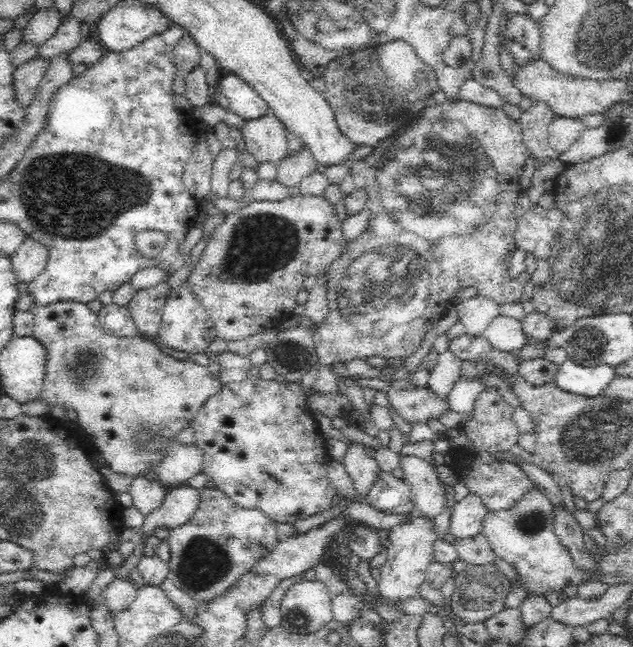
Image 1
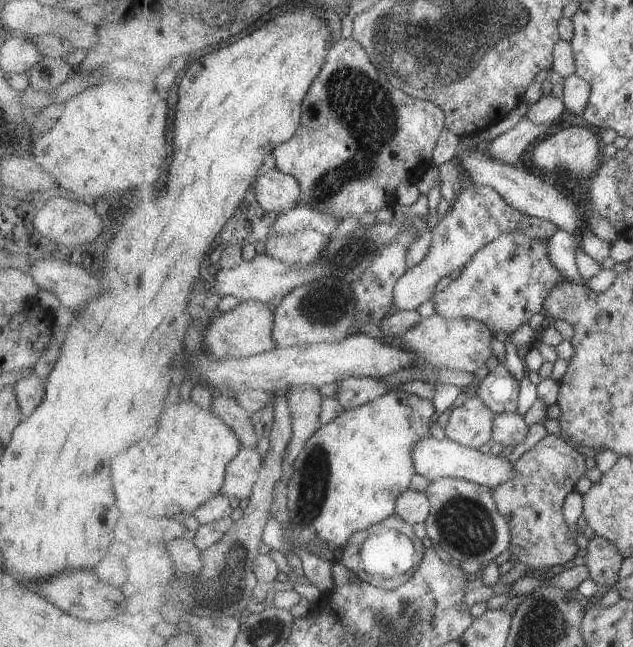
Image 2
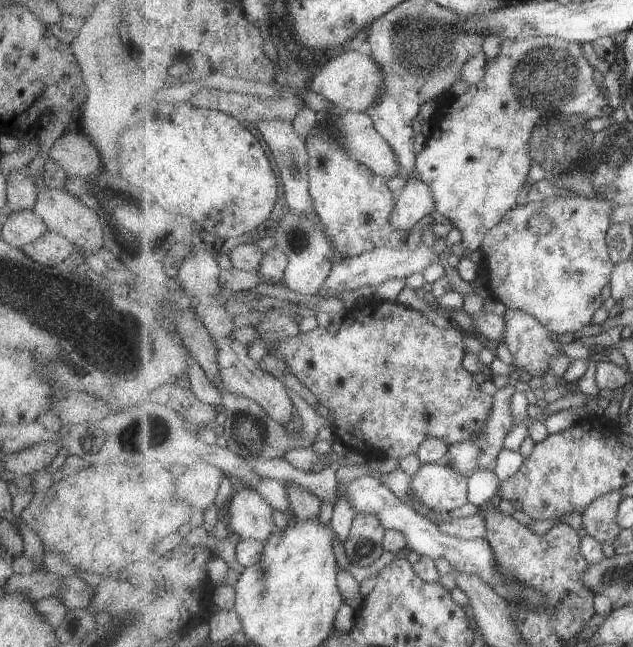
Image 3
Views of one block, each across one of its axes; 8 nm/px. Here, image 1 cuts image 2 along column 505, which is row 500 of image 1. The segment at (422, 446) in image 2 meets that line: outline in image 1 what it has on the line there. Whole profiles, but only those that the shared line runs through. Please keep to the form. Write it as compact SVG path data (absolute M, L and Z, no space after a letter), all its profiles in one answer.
M468 493L451 510L450 533L456 538L472 538L482 533L482 520L488 512L477 494Z

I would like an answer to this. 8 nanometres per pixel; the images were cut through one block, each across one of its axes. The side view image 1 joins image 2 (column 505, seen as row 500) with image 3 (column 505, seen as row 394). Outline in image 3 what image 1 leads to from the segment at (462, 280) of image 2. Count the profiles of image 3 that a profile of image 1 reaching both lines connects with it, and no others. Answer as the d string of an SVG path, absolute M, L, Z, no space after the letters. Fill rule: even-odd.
M569 196L557 198L531 197L527 204L517 205L505 218L493 226L481 249L484 261L480 263L477 276L487 280L488 289L507 306L520 309L535 316L545 328L553 333L575 333L593 324L593 316L603 306L603 288L611 283L615 264L609 256L606 235L611 226L611 214L616 205L604 197ZM535 212L543 212L555 220L555 228L545 234L533 234L529 230L529 218Z

